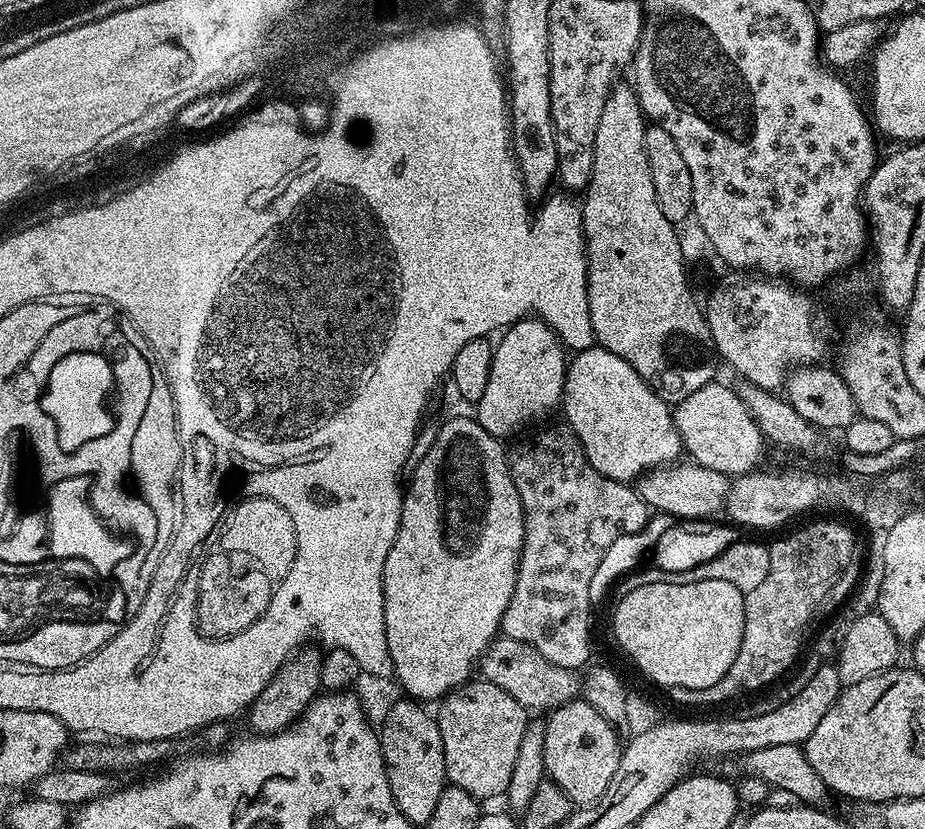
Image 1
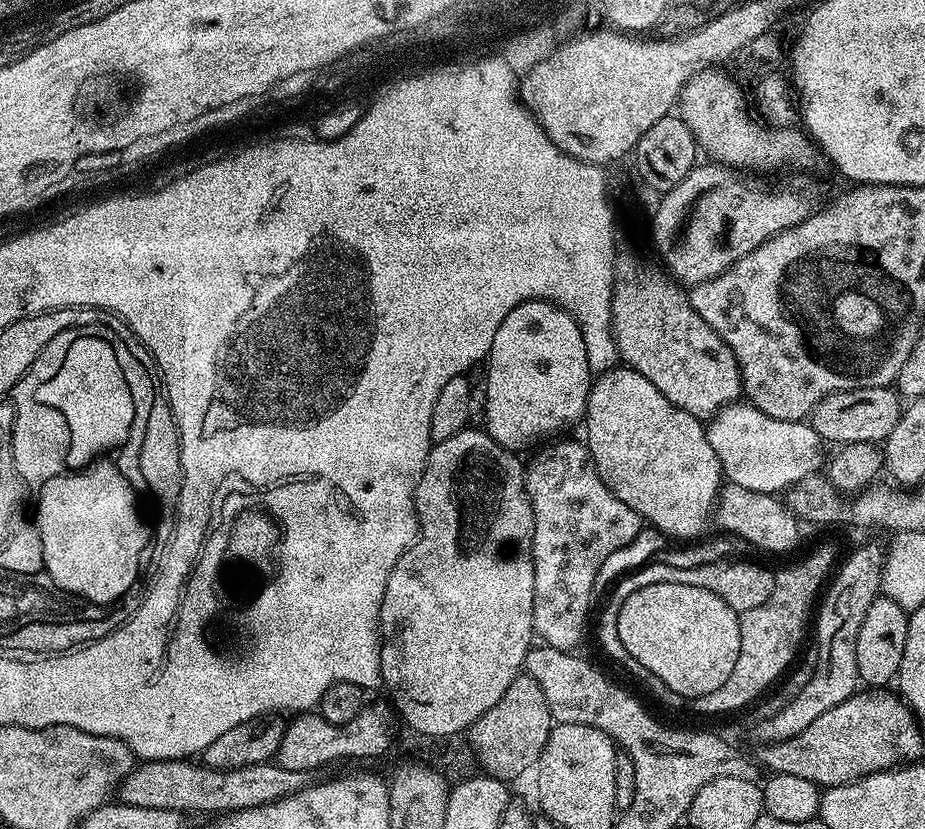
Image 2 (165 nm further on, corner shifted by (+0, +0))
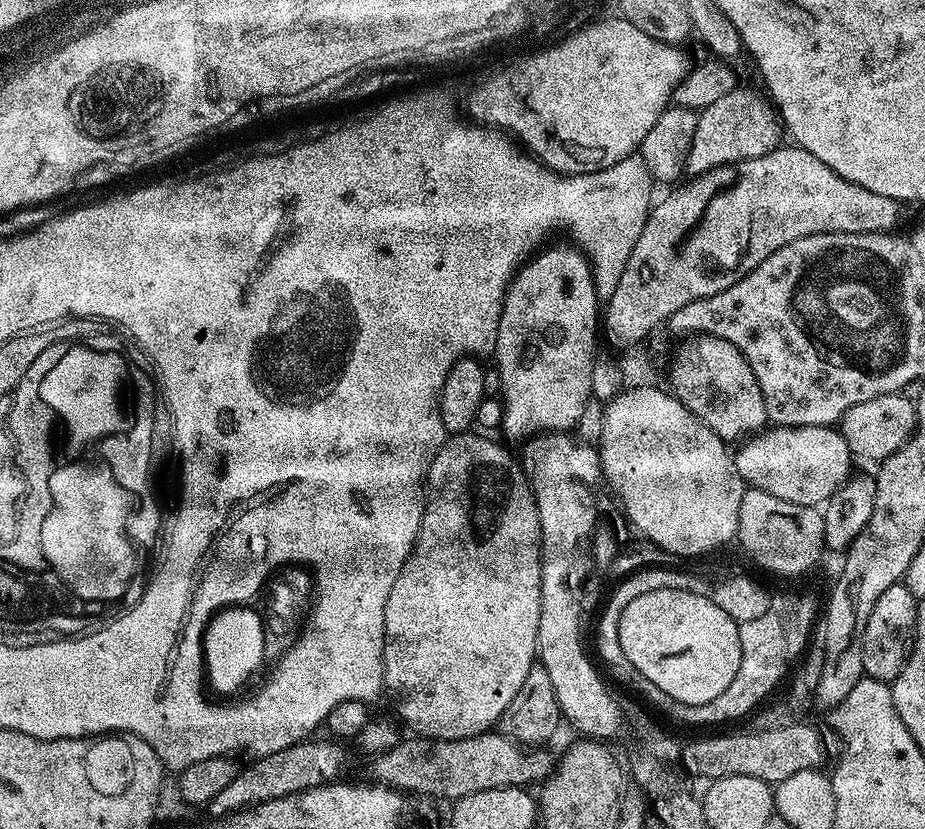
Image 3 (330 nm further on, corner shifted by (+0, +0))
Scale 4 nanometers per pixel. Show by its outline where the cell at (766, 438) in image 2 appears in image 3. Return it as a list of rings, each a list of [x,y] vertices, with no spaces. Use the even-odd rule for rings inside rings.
[[[798,426],[797,428],[769,427],[767,430],[747,441],[734,459],[738,466],[738,474],[742,474],[745,485],[749,488],[766,490],[766,494],[774,494],[774,498],[782,498],[786,502],[794,502],[803,508],[814,508],[828,503],[828,499],[843,487],[853,475],[852,451],[846,446],[844,436],[832,426]]]

